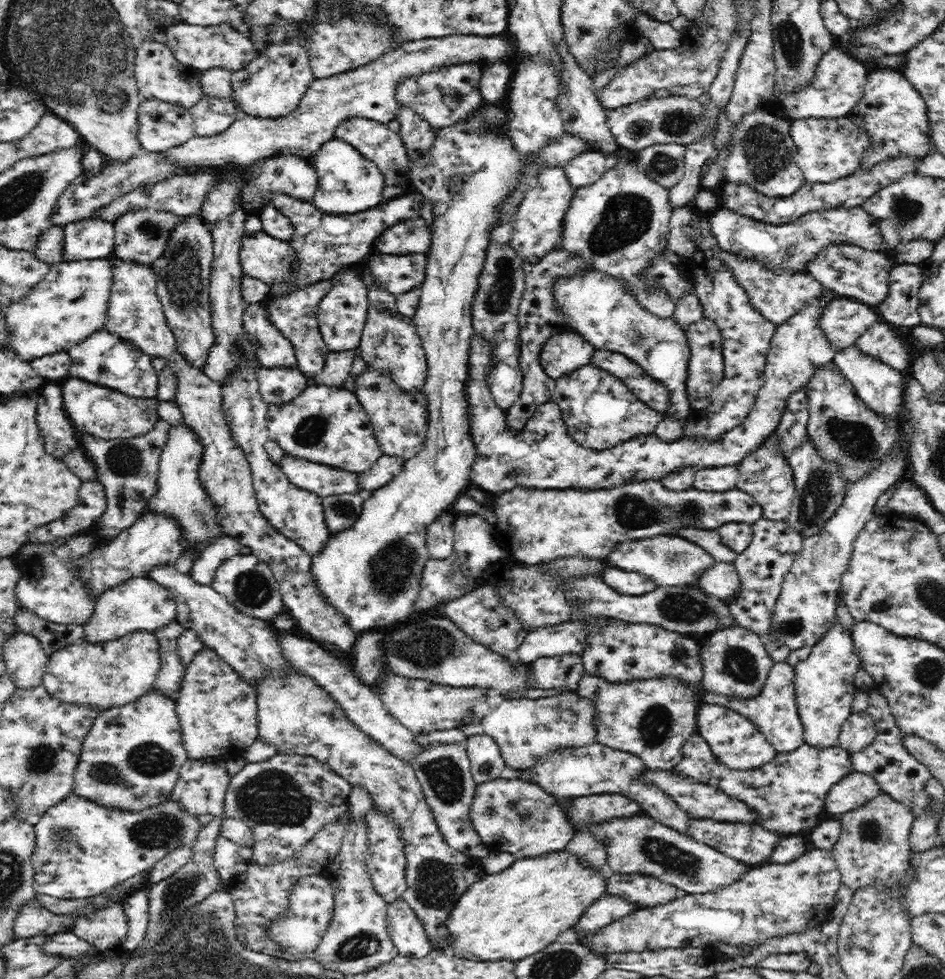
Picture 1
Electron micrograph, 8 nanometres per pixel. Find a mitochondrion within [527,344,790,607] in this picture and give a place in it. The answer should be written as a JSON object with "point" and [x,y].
{"point":[632,512]}

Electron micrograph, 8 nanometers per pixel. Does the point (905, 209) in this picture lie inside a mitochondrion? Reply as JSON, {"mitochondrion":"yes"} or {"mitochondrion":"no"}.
{"mitochondrion":"yes"}

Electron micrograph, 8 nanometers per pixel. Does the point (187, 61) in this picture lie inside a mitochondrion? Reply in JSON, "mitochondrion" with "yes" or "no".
{"mitochondrion":"no"}

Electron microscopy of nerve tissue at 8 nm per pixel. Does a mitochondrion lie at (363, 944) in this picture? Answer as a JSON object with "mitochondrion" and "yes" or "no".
{"mitochondrion":"yes"}

